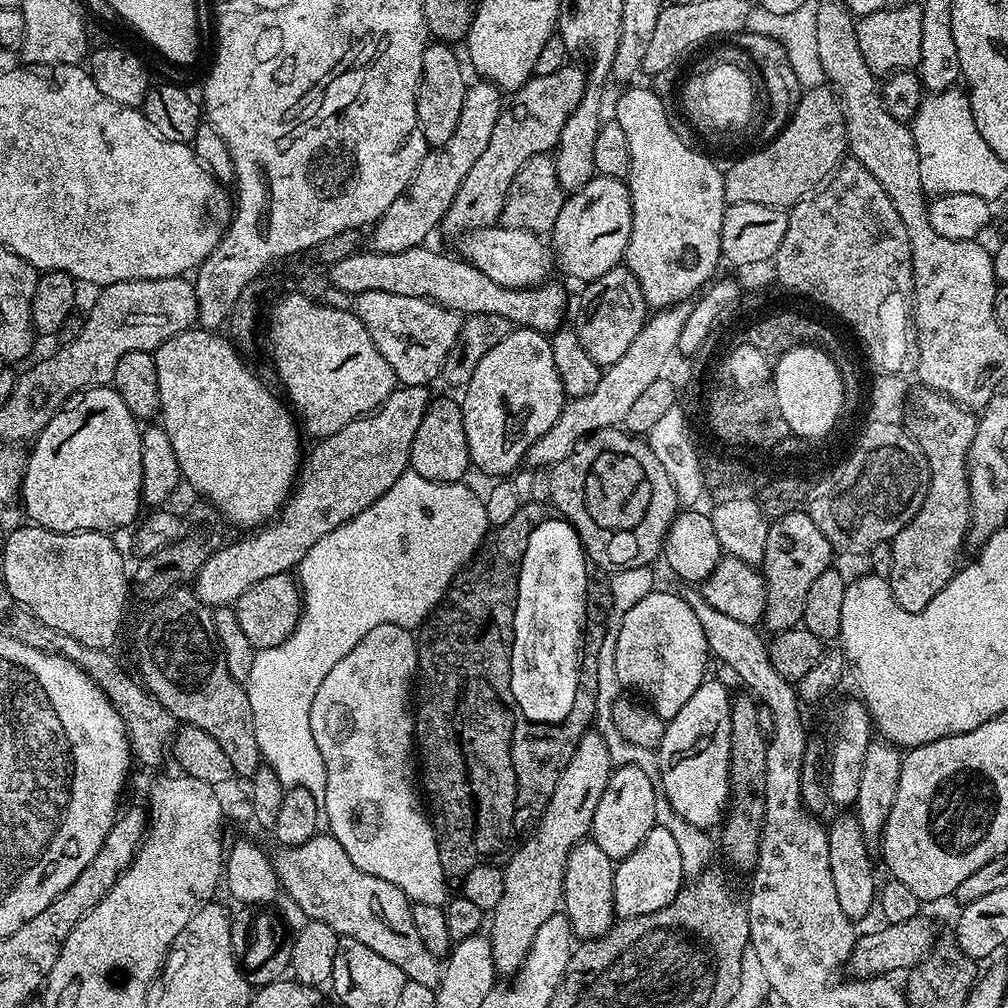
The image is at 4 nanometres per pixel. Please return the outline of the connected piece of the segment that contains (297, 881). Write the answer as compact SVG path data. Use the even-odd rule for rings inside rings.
M317 834L310 842L302 842L302 846L280 848L277 853L274 867L279 887L283 895L294 898L302 906L309 920L326 922L337 936L349 936L362 942L362 946L370 946L374 954L382 954L382 958L394 962L407 979L431 988L439 985L441 961L426 950L426 942L422 942L414 926L413 903L394 882L358 870L350 862L350 854L346 854L343 844L330 834Z

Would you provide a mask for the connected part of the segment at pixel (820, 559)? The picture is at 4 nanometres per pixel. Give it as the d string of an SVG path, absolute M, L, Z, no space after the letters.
M788 510L784 516L776 516L769 523L762 565L764 585L768 591L762 624L769 628L769 633L795 628L803 621L806 593L818 574L833 567L832 555L832 543L826 538L826 534L822 534L822 530L818 530L814 518L810 518L807 511Z

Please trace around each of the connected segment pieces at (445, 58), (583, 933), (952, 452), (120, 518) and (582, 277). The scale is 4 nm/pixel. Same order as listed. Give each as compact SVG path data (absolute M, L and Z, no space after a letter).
M429 42L425 44L422 54L420 84L416 88L416 109L418 110L418 126L424 135L424 143L432 150L446 146L446 142L450 142L450 137L458 126L458 118L462 118L462 101L466 99L466 90L469 86L469 81L464 80L465 65L462 60L460 65L460 60L452 48L455 47L448 42Z
M585 838L570 850L564 875L562 911L569 918L573 933L580 938L604 936L617 923L614 906L614 862L591 838Z
M931 390L919 391L916 393L913 391L912 401L910 398L906 404L906 431L918 442L922 454L926 454L930 466L930 490L918 514L914 514L912 521L891 540L892 565L890 574L886 577L898 606L902 606L902 610L911 612L920 612L926 606L930 606L934 594L938 594L938 590L942 590L950 582L954 569L961 563L960 551L965 551L968 527L972 524L972 495L968 485L968 451L974 442L977 421L977 417L969 409L949 396Z
M111 386L85 388L75 396L69 396L63 408L52 415L48 425L35 437L32 452L30 448L26 456L19 499L24 500L24 512L32 519L29 521L37 528L55 532L83 530L105 534L111 533L111 528L135 525L142 509L141 431L136 417L126 410L126 402L122 402Z
M601 176L592 177L586 186L571 193L565 199L562 210L558 210L558 222L552 227L550 233L551 243L554 245L554 260L568 276L573 276L579 282L591 282L597 280L606 270L617 267L624 259L624 251L630 242L630 230L632 229L632 199L630 190L624 180Z

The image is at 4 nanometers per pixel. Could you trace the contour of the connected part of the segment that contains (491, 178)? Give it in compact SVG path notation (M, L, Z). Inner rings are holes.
M569 62L563 64L558 70L554 70L554 74L542 74L541 76L533 74L521 88L515 89L511 93L512 101L509 104L507 101L500 109L500 117L498 122L494 122L494 131L490 134L490 143L486 146L486 150L482 150L478 162L474 162L470 174L462 178L462 186L458 186L458 194L454 194L454 202L450 202L450 210L446 210L444 215L443 231L448 231L453 238L456 238L479 228L493 227L500 220L508 191L518 170L522 170L522 166L526 166L530 158L551 153L555 149L562 134L562 126L566 126L566 118L570 118L570 114L584 97L584 90L587 87L588 77L585 69L579 68L575 62Z

